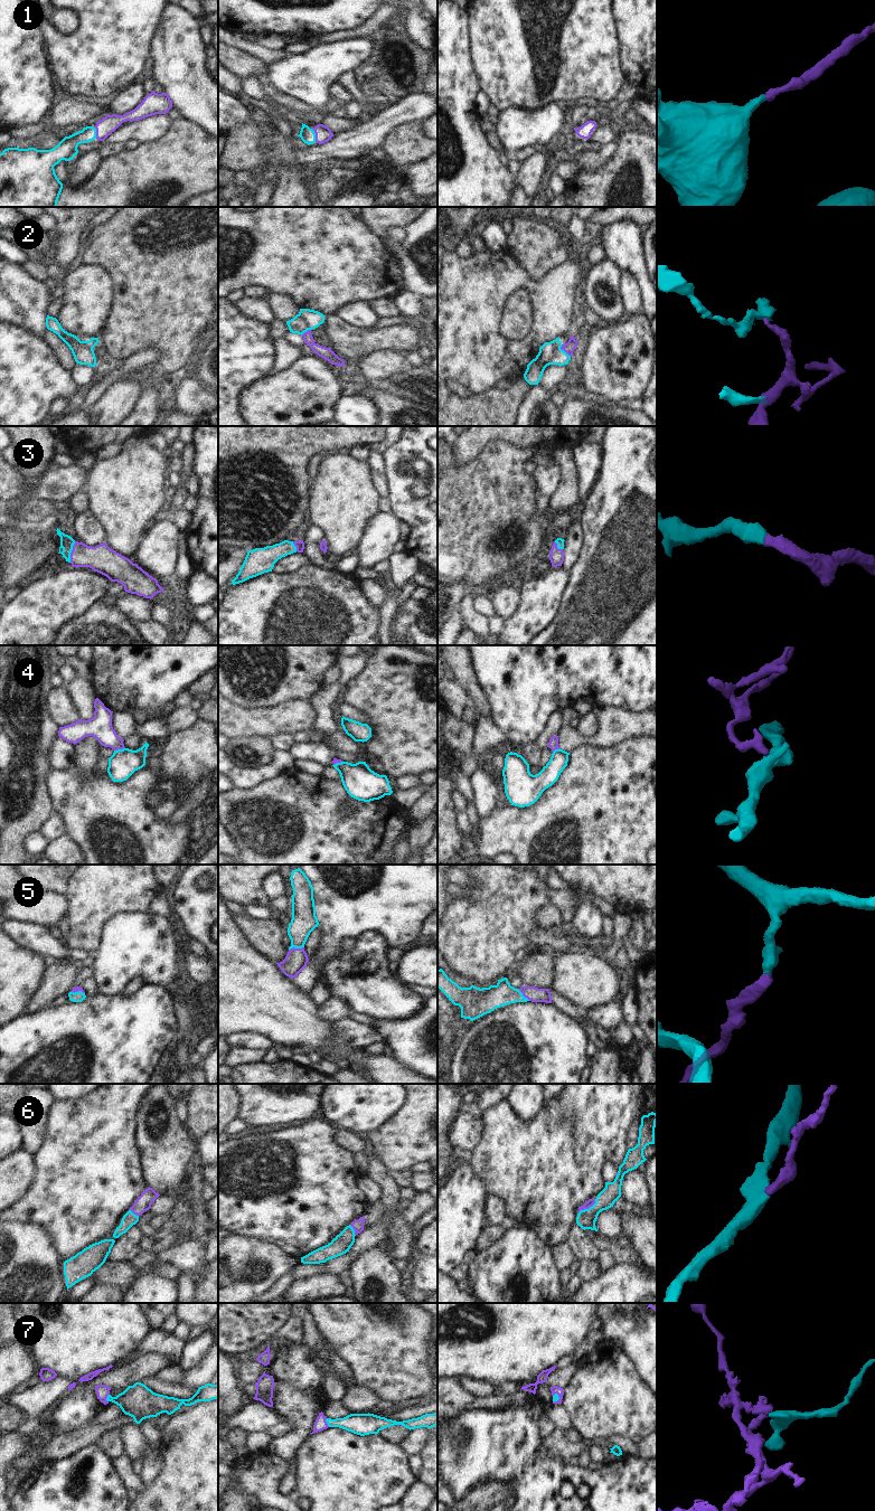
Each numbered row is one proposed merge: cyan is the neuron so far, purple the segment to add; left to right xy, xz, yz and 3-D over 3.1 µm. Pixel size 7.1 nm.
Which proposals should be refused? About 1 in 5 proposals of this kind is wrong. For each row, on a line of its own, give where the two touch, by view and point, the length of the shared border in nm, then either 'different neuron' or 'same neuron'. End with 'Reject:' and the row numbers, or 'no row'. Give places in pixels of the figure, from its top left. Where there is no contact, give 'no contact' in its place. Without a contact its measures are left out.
1: xz (314, 135) | 100 nm | same neuron
2: yz (564, 351) | 120 nm | same neuron
3: xy (71, 551) | 160 nm | same neuron
4: xy (119, 749) | 80 nm | same neuron
5: xz (295, 947) | 110 nm | same neuron
6: yz (589, 1208) | 160 nm | same neuron
7: xz (327, 1423) | 70 nm | same neuron
Reject: no row

